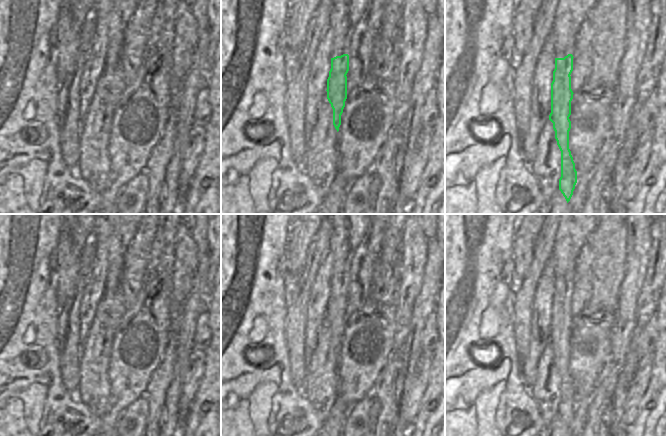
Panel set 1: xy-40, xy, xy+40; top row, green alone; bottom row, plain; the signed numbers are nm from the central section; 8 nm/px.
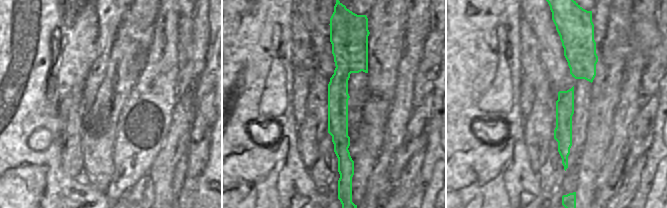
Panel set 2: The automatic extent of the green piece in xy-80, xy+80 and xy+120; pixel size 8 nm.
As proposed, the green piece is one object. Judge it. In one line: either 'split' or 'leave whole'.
split

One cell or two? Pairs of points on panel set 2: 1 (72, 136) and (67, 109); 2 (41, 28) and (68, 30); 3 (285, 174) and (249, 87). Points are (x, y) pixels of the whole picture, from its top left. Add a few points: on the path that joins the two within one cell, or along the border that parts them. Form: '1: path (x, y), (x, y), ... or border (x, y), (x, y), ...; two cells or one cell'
1: path (71, 129), (71, 116); one cell
2: border (60, 10), (57, 30); two cells
3: path (263, 154), (243, 134), (243, 109); one cell

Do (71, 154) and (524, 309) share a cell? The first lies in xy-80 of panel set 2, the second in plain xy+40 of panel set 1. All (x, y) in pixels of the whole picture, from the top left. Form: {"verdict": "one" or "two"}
{"verdict": "one"}

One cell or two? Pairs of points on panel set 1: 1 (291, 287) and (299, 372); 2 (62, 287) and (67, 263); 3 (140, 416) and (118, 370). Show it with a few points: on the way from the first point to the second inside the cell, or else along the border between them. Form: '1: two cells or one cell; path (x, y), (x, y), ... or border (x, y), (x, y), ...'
1: one cell; path (296, 308), (296, 351)
2: one cell; path (67, 281), (67, 269)
3: two cells; border (145, 393), (135, 399), (118, 420)

